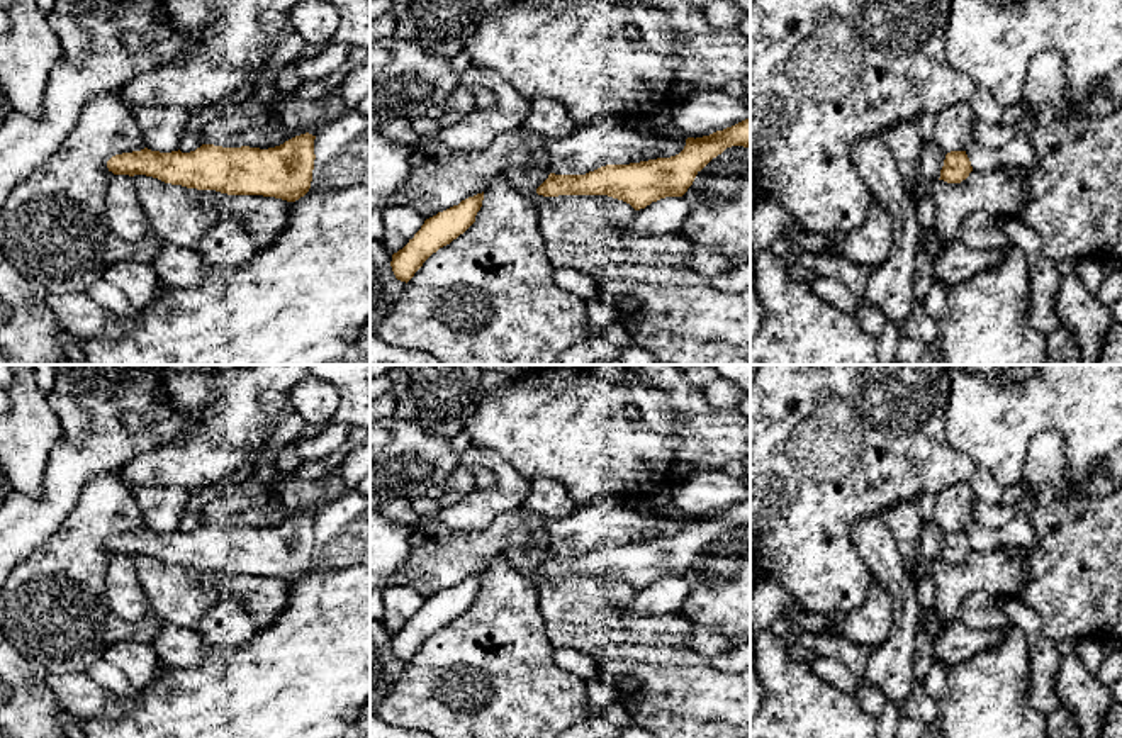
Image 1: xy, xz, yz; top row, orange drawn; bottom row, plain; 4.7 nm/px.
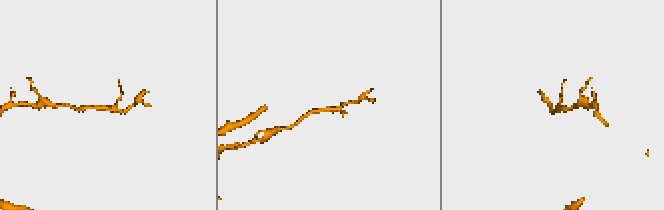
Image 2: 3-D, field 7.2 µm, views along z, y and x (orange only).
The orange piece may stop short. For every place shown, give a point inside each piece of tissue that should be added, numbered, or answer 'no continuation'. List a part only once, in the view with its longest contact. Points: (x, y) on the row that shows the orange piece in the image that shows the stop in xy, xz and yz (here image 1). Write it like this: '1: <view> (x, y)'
no continuation

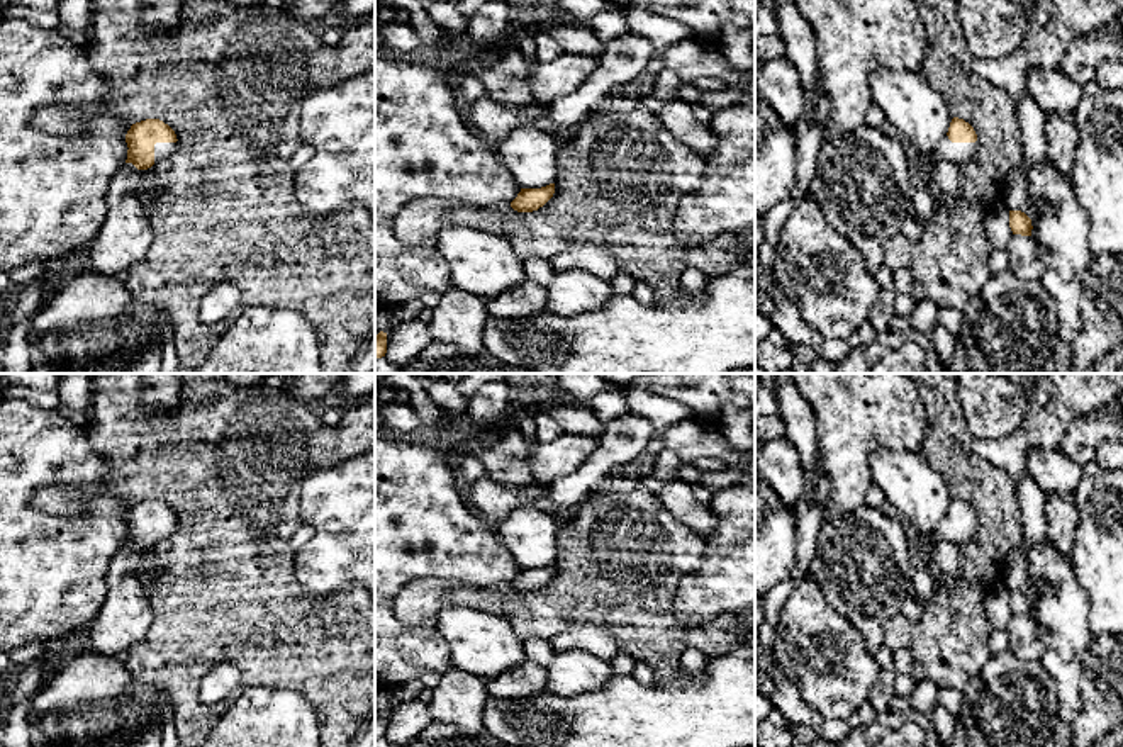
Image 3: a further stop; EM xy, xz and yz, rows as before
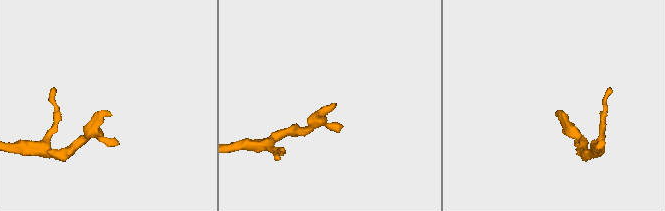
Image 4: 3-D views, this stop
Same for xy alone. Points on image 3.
1: xy (162, 150)

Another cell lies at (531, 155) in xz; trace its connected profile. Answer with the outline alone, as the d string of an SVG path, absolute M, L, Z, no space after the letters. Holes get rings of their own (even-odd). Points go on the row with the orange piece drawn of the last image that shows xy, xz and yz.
M517 127L495 151L519 188L541 188L558 177L558 139L551 131Z

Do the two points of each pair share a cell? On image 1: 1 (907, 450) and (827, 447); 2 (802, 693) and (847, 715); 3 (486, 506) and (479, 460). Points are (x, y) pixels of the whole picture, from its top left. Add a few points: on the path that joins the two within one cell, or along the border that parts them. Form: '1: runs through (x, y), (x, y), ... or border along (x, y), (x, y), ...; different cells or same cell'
1: runs through (886, 445), (847, 445); same cell
2: runs through (813, 704), (824, 715), (835, 715); same cell
3: runs through (499, 492), (499, 474), (493, 467); same cell

